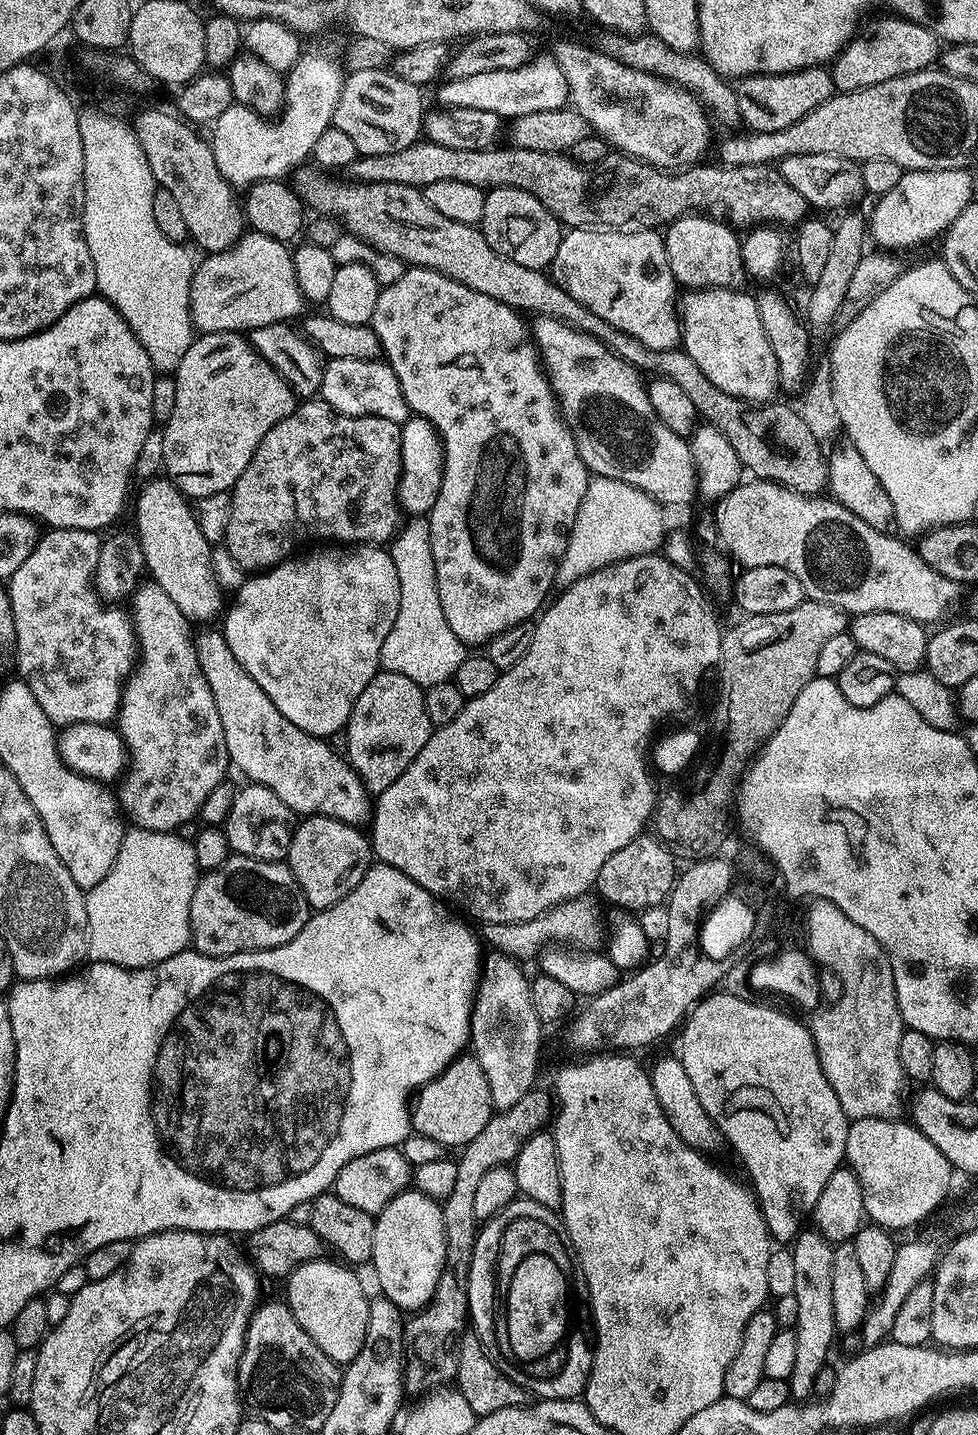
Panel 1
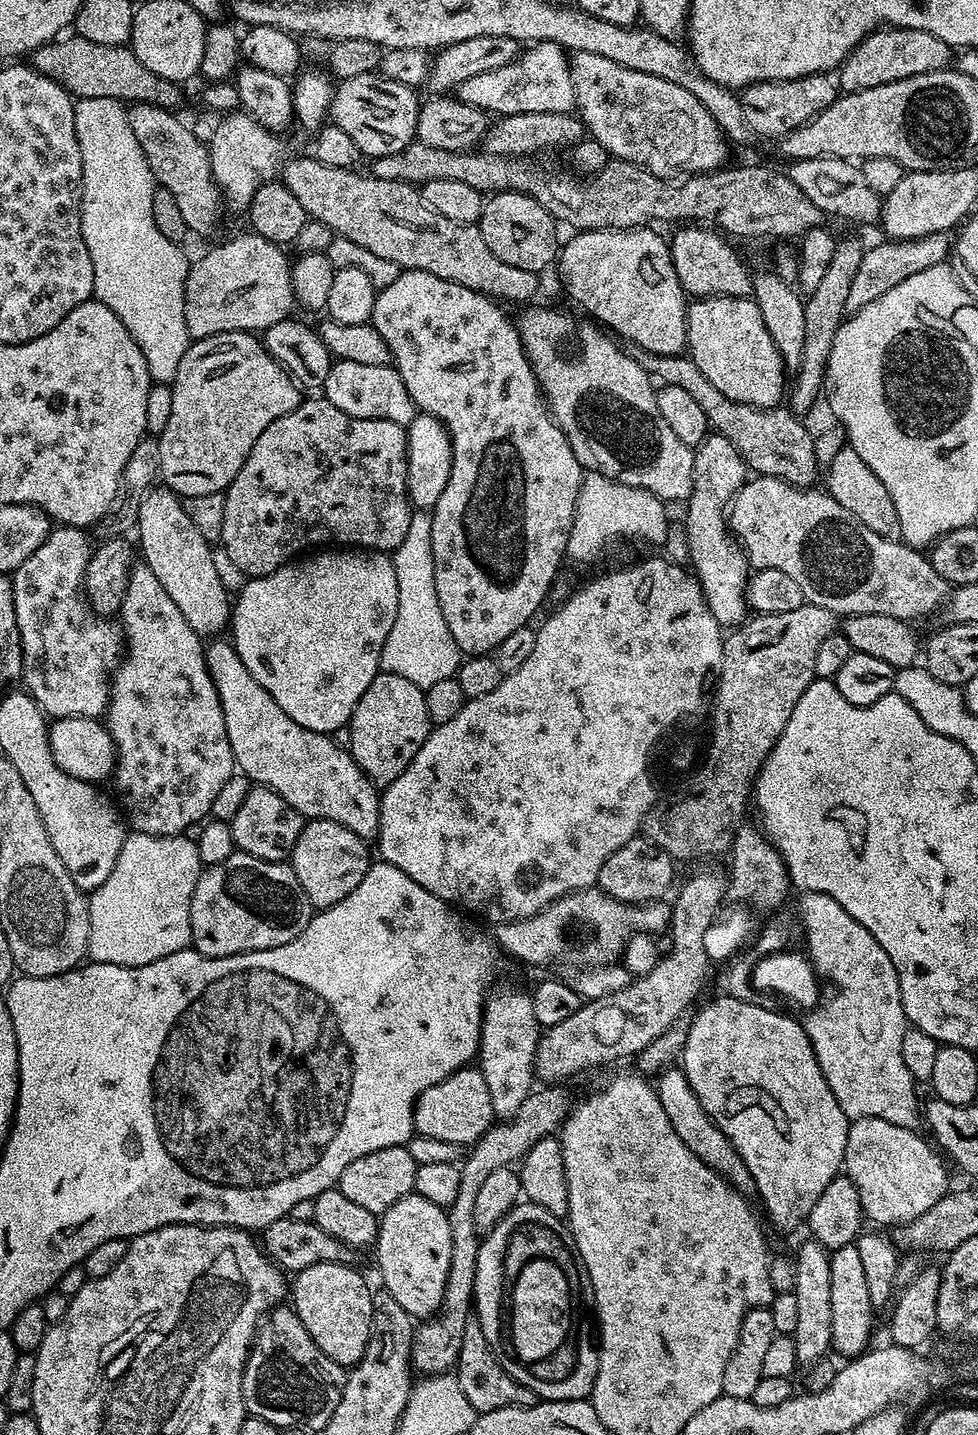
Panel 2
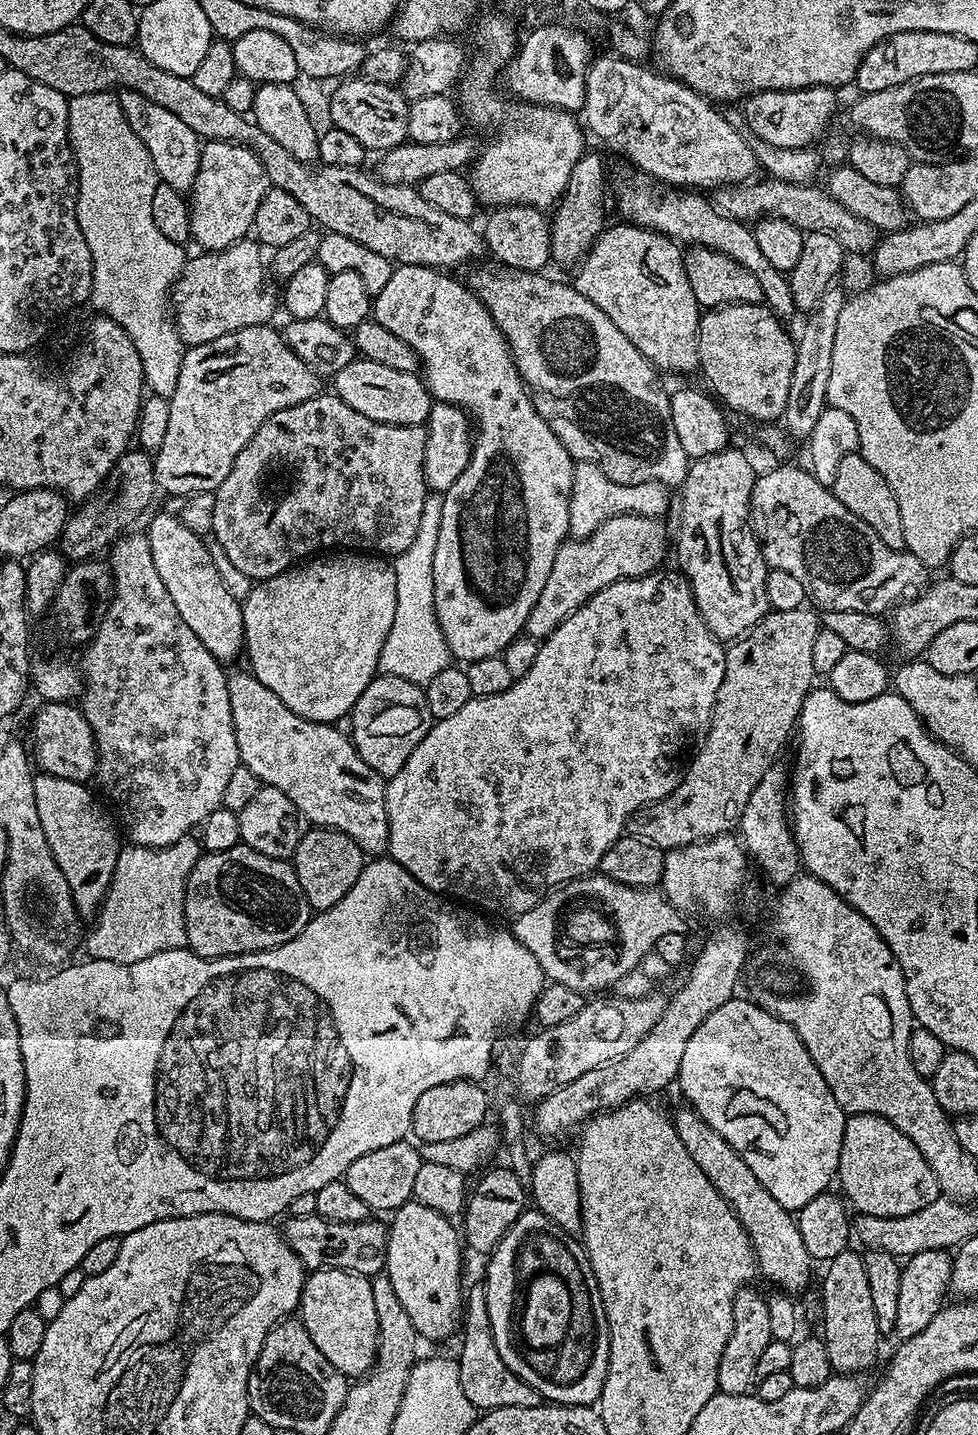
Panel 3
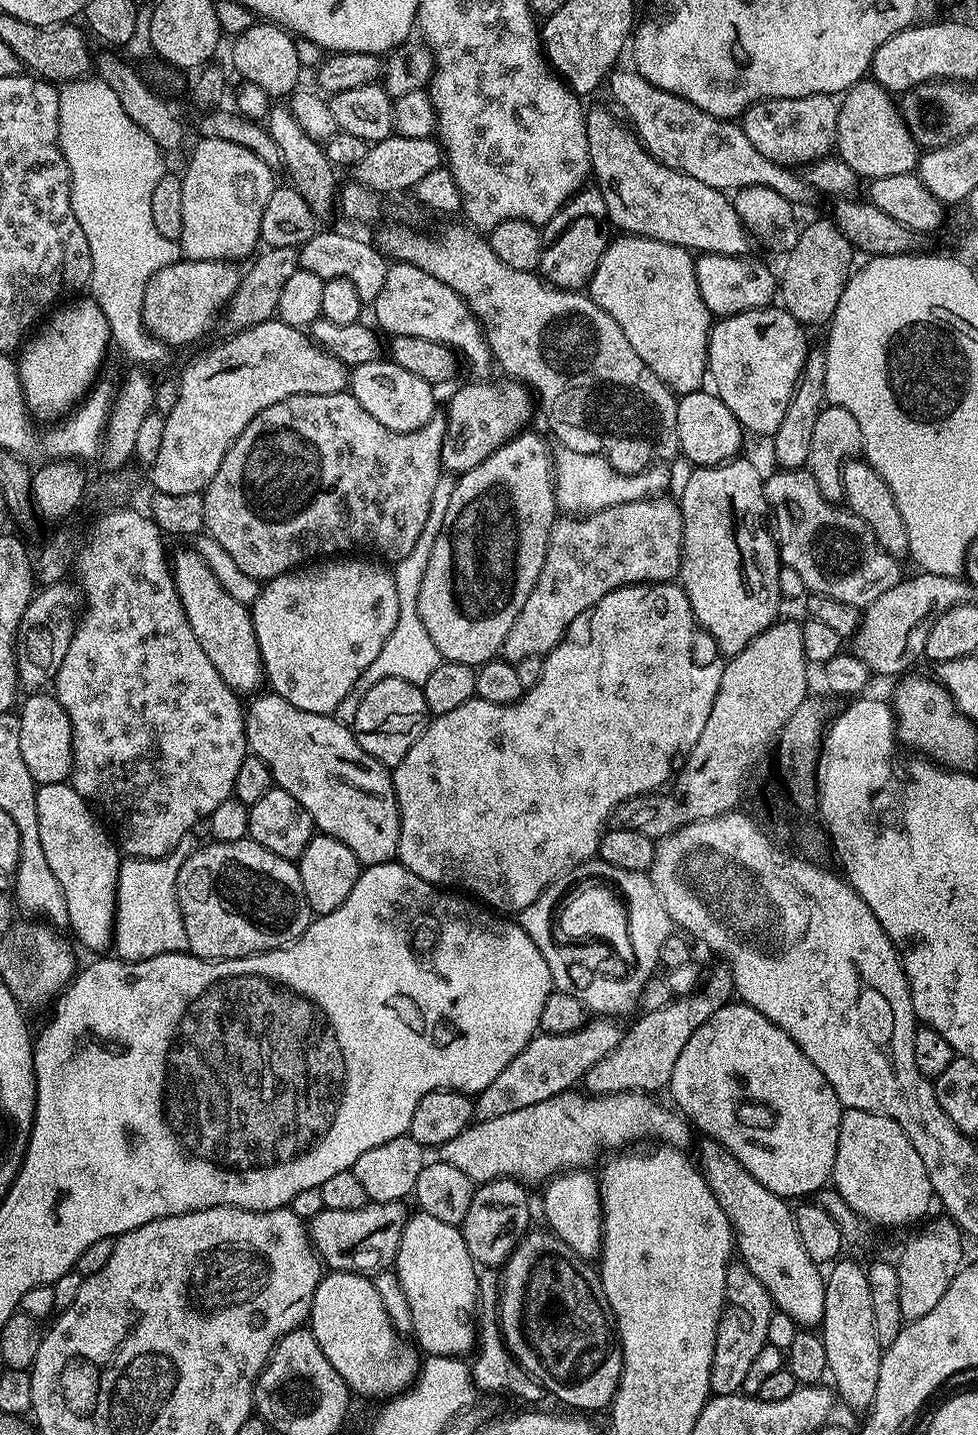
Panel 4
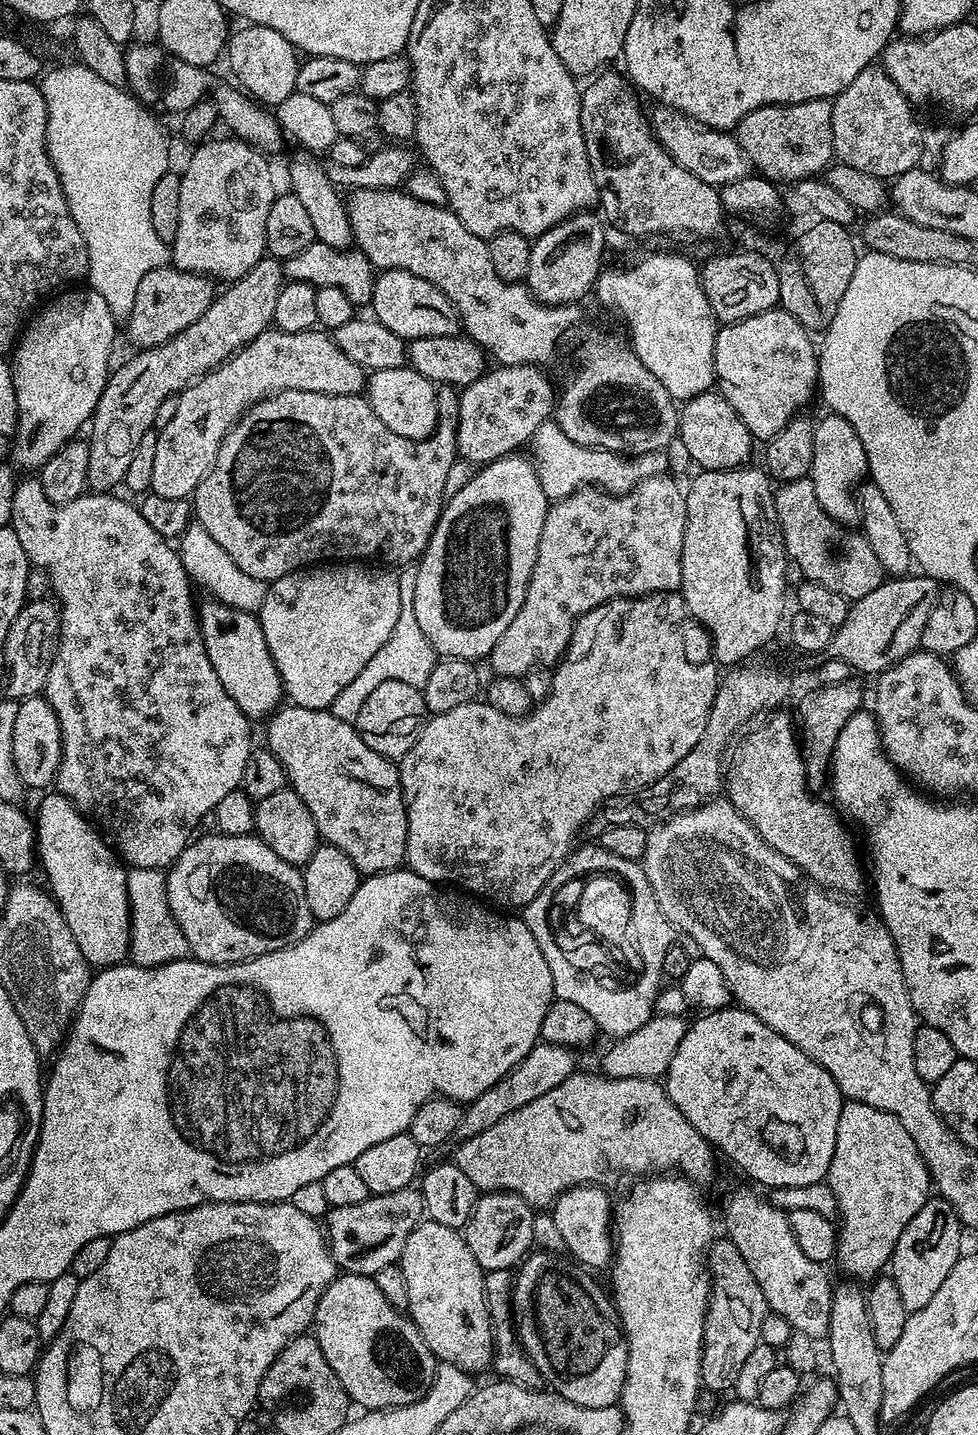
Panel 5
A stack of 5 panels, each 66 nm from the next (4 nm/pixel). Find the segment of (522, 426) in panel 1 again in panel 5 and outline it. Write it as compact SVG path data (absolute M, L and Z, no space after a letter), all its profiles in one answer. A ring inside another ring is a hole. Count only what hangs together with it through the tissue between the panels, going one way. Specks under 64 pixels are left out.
M397 268L383 269L374 282L374 294L370 305L371 315L386 330L394 330L394 334L405 338L418 336L455 336L461 331L460 317L456 308L426 278L418 278L418 274L410 274ZM509 454L483 465L474 472L466 486L458 494L447 497L436 529L432 531L426 550L415 565L414 618L418 618L418 626L422 626L422 634L426 634L426 638L441 657L457 656L473 662L480 662L483 656L484 659L491 657L494 642L498 642L498 638L502 638L502 633L506 631L506 626L510 626L510 622L514 622L514 614L518 614L526 596L526 586L530 580L530 574L534 570L534 562L538 558L538 542L542 538L542 522L546 522L550 499L542 490L542 482L536 473L535 463L527 455L526 457L520 455L524 454Z

